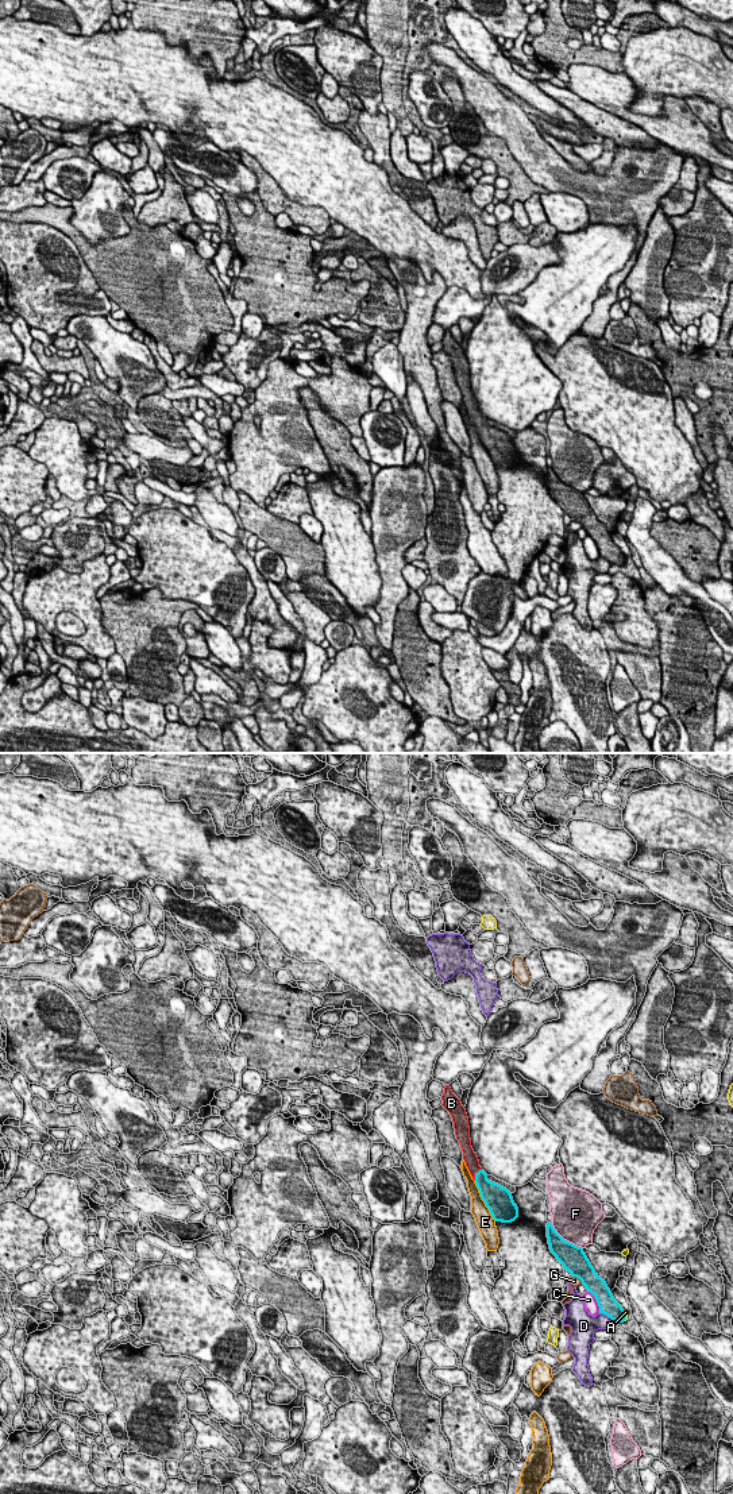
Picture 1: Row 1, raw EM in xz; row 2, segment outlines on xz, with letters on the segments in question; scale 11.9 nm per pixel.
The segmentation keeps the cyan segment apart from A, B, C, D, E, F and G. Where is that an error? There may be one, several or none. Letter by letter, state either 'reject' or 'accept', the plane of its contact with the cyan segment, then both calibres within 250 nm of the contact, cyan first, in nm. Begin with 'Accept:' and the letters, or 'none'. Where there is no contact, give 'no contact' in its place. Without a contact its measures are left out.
Accept: B
A: reject; contact in xz; calibres 220 and 30 nm
B: accept; contact in xz; calibres 240 and 160 nm
C: reject; contact in xz; calibres 220 and 160 nm
D: reject; contact in xz; calibres 220 and 220 nm
E: reject; contact in xz; calibres 320 and 200 nm
F: reject; contact in xz; calibres 300 and 480 nm
G: reject; contact in xz; calibres 300 and 120 nm

